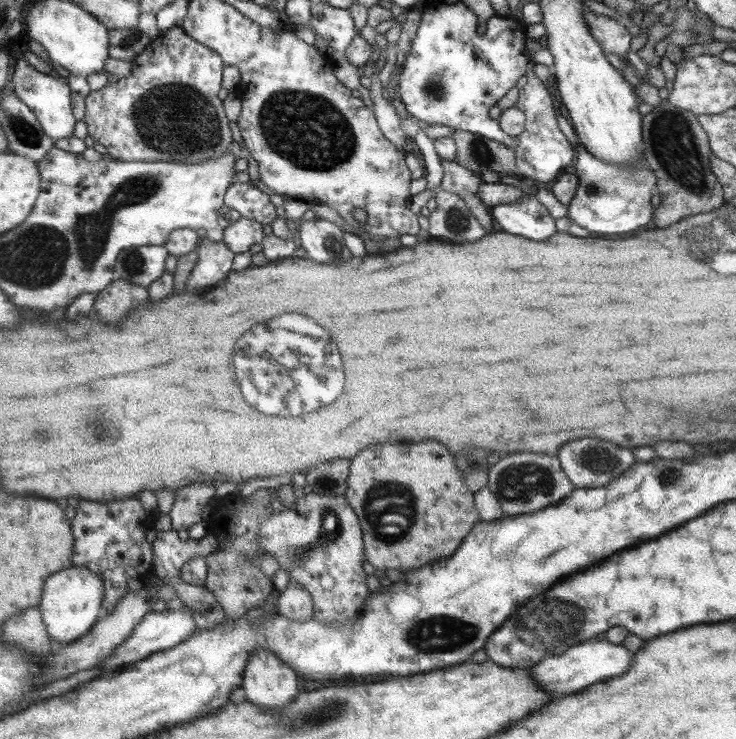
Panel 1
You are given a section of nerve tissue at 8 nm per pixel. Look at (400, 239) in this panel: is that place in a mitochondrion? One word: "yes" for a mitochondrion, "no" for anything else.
no

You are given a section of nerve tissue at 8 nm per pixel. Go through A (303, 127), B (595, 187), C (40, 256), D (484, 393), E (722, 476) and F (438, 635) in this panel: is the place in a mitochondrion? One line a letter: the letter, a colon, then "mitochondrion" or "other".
A: mitochondrion
B: mitochondrion
C: mitochondrion
D: other
E: other
F: mitochondrion

